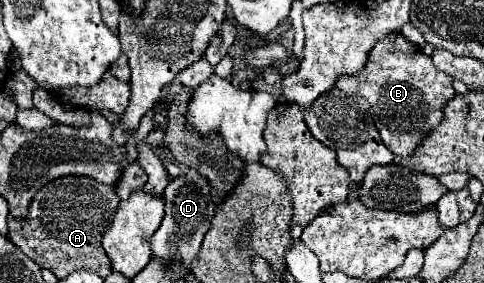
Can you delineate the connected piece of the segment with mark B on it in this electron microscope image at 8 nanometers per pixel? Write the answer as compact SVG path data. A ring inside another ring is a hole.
M393 34L373 46L361 72L341 76L337 80L337 88L345 94L367 98L383 144L395 156L405 160L407 156L413 156L413 150L421 144L421 140L441 122L445 104L457 94L451 82L453 78L439 72L433 66L431 56L423 54L419 46L407 42L401 34Z

